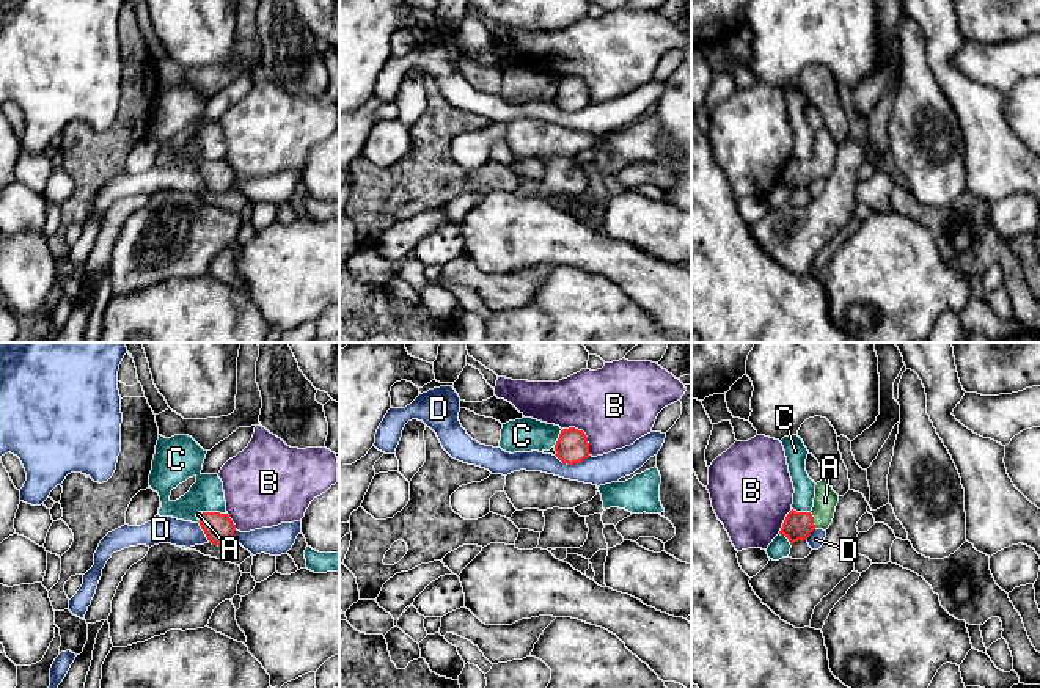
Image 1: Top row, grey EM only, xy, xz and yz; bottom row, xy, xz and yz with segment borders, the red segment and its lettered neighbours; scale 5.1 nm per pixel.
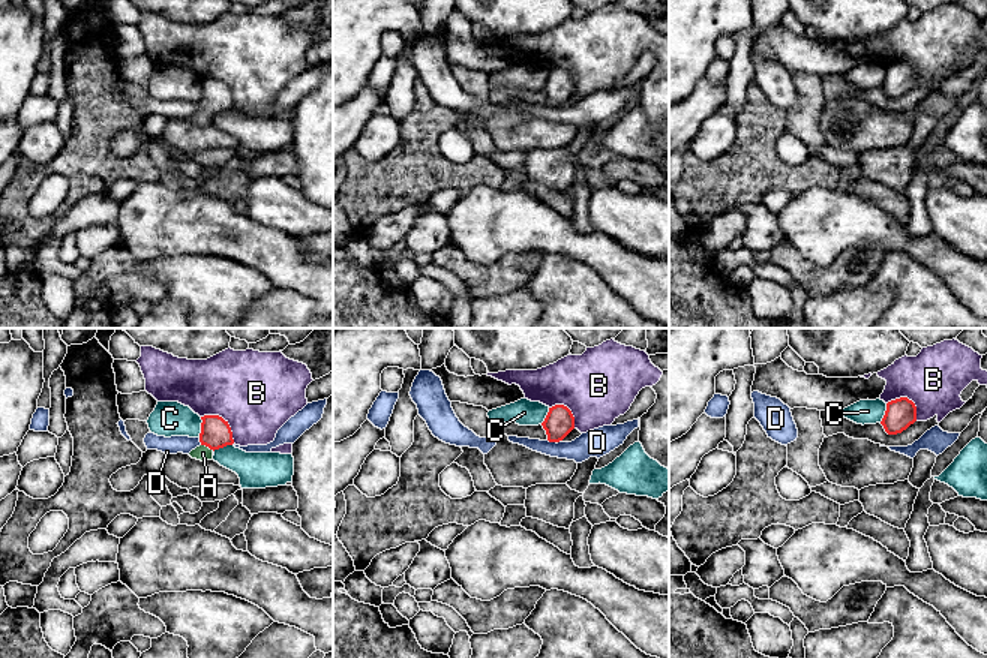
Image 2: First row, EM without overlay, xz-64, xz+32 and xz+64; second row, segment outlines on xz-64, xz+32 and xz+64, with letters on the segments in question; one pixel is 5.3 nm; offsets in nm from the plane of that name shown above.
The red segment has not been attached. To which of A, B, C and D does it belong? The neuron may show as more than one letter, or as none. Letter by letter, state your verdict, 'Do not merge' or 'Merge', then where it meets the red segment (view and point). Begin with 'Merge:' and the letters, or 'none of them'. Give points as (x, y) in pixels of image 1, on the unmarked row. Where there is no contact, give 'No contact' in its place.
Merge: A
A: Merge. Touches red at yz (812, 168)
B: Do not merge. Touches red at xz (585, 82)
C: Do not merge. Touches red at xy (216, 161)
D: Do not merge. Touches red at xz (572, 112)

